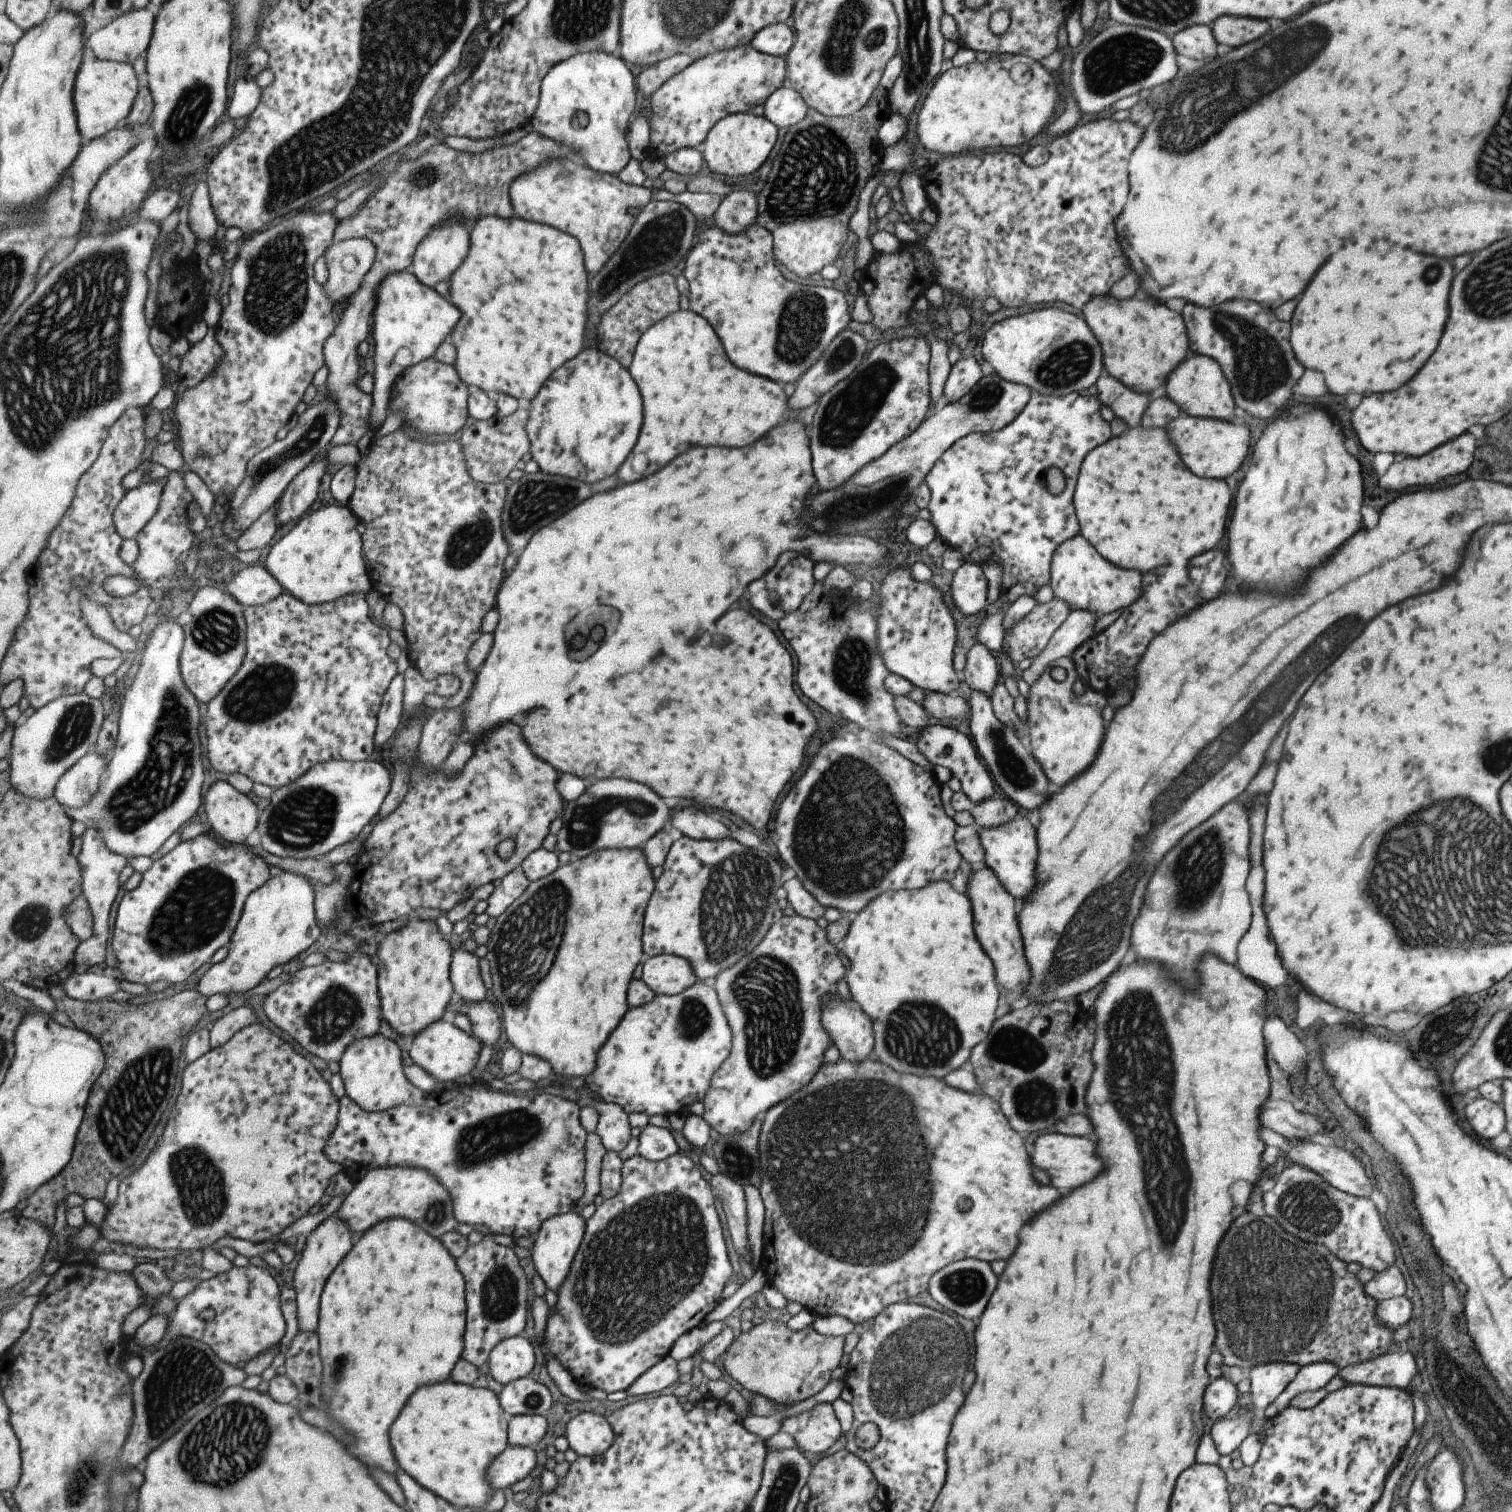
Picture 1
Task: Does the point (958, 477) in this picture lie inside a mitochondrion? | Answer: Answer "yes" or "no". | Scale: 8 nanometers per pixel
no

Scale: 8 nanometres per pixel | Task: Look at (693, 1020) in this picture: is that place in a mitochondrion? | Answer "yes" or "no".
yes

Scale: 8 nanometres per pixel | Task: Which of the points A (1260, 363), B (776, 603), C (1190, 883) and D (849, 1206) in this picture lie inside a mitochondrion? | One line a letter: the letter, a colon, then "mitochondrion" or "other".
A: mitochondrion
B: other
C: mitochondrion
D: mitochondrion

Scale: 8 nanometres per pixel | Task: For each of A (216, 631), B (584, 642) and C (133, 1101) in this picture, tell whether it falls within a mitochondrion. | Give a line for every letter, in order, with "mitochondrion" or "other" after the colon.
A: mitochondrion
B: mitochondrion
C: mitochondrion

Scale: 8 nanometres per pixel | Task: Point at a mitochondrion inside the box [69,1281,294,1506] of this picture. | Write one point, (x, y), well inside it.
(207, 1456)

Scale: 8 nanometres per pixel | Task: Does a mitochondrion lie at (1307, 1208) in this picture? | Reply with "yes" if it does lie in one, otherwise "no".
yes

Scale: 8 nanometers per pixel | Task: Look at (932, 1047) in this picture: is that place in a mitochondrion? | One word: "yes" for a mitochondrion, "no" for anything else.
yes

